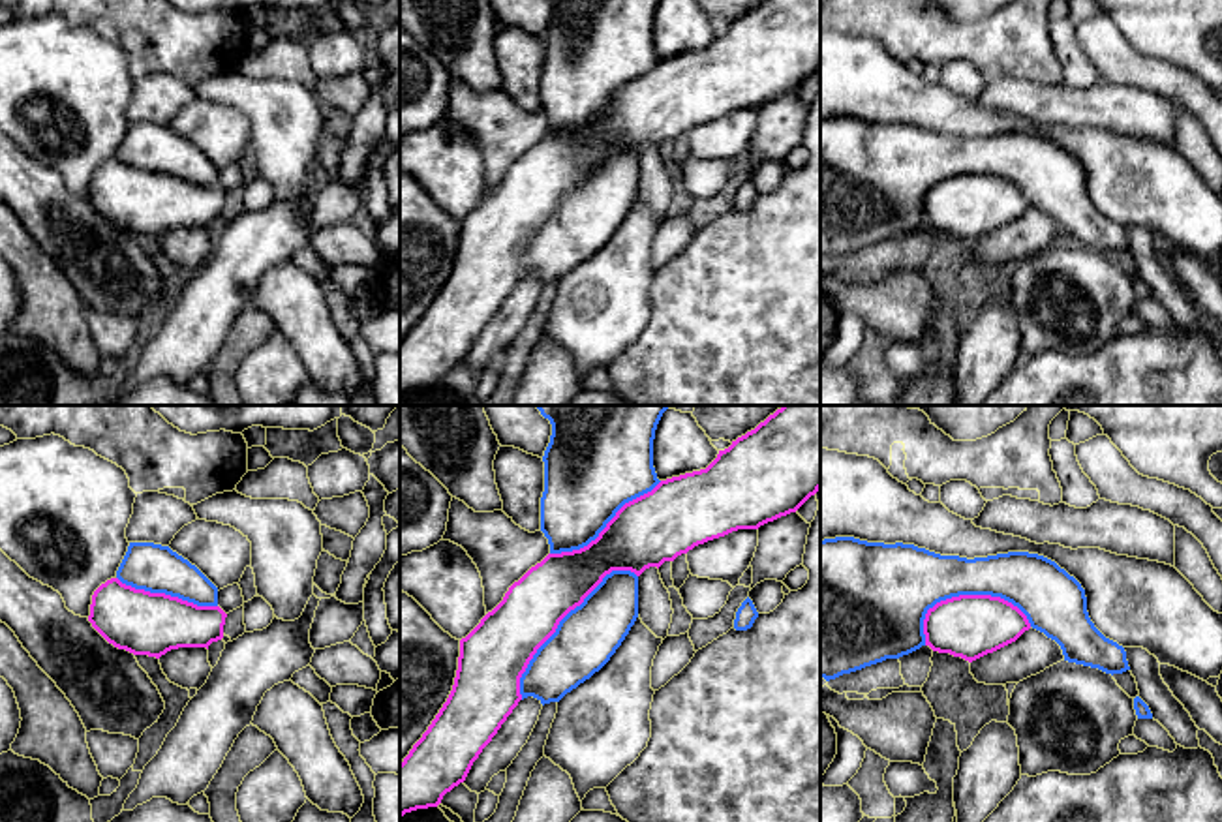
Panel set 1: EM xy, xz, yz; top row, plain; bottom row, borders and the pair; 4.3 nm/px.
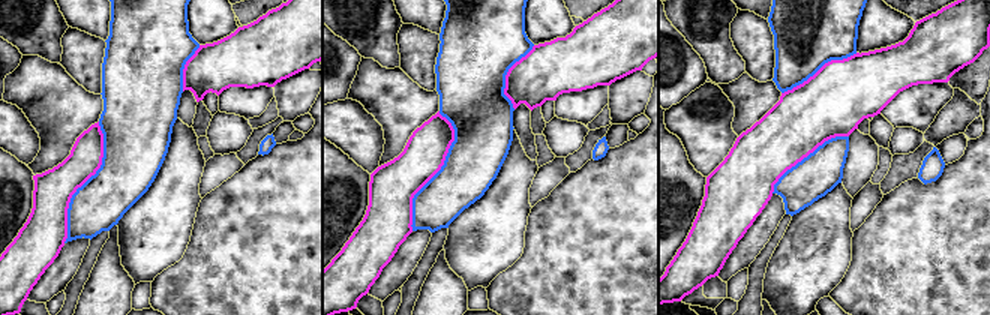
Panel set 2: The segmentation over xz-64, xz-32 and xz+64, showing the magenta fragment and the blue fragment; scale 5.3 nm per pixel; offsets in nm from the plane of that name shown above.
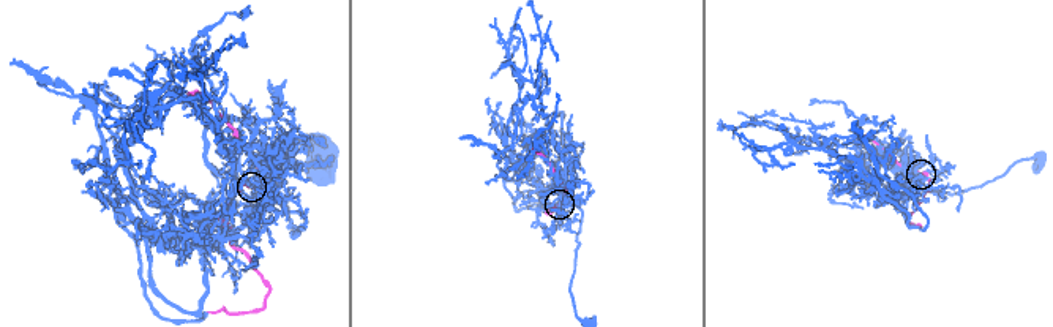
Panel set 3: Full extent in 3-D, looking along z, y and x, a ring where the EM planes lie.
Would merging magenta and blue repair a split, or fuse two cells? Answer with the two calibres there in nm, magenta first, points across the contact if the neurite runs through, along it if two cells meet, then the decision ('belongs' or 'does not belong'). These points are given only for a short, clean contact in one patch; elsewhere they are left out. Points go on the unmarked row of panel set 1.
280 nm thick on the magenta side, 260 nm on the other; belongs

